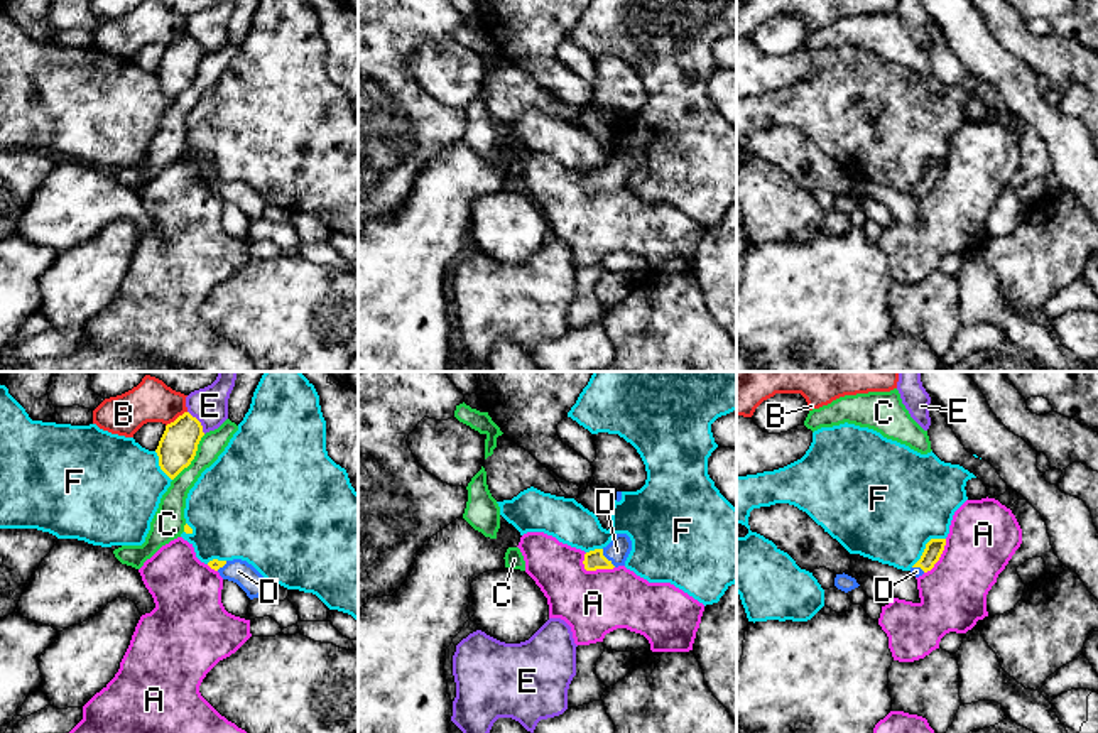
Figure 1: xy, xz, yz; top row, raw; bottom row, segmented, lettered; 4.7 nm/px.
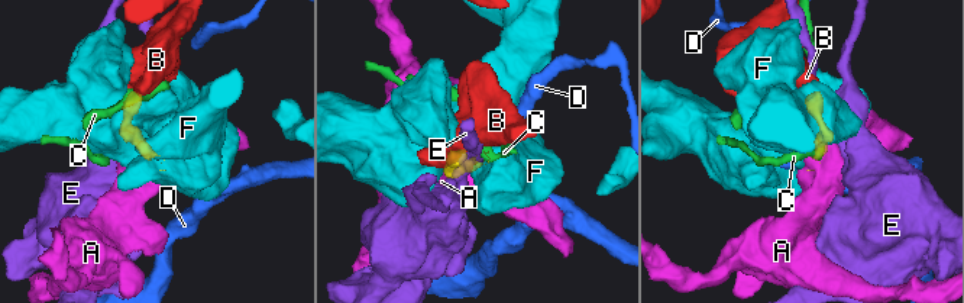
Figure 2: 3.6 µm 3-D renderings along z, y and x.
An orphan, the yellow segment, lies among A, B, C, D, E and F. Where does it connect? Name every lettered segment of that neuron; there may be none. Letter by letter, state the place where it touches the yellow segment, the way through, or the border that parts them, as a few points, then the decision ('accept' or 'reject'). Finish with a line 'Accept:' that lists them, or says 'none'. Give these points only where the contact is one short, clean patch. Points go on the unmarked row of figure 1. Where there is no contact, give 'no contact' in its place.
A: xz (593, 191) | reject
B: xy (178, 39) | along xy (186, 32), (166, 48) | reject
C: xy (193, 80) | reject
D: xz (605, 179) | across xz (593, 181), (605, 179), (617, 173) | accept
E: xy (200, 44) | reject
F: yz (926, 168) | reject
Accept: D

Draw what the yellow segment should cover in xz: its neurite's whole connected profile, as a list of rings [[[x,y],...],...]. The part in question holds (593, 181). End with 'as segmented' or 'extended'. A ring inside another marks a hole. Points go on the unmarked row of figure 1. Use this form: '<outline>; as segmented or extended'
[[[617,155],[612,164],[603,171],[595,171],[584,176],[584,191],[613,191],[625,187],[625,182],[632,172],[632,162],[627,155]]]; extended

